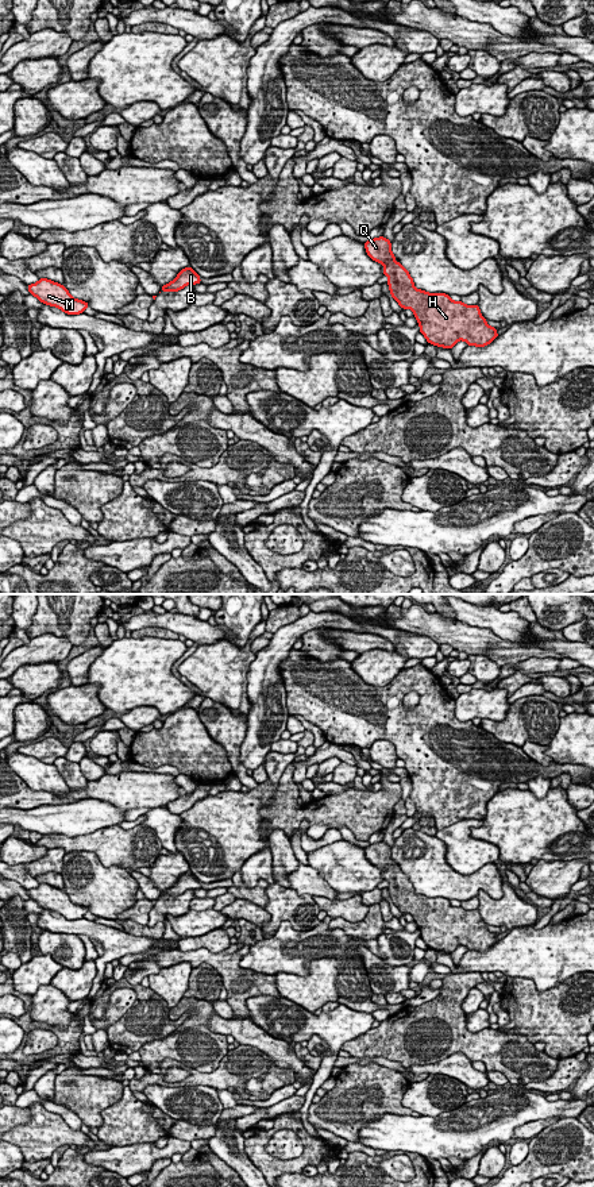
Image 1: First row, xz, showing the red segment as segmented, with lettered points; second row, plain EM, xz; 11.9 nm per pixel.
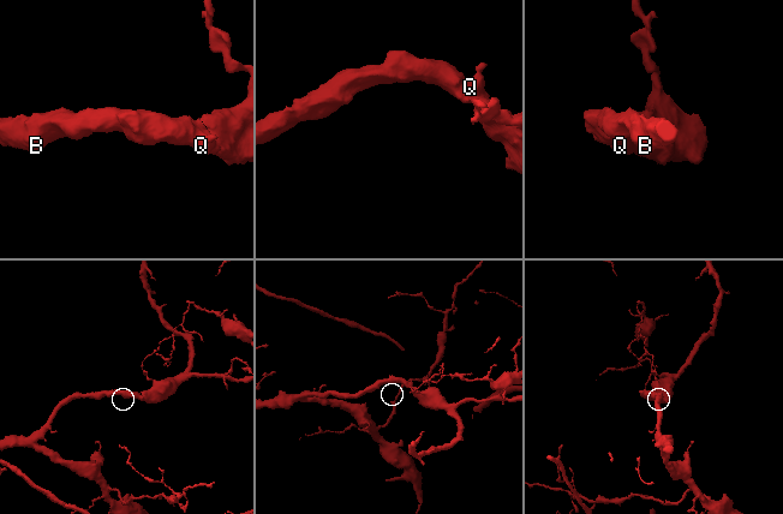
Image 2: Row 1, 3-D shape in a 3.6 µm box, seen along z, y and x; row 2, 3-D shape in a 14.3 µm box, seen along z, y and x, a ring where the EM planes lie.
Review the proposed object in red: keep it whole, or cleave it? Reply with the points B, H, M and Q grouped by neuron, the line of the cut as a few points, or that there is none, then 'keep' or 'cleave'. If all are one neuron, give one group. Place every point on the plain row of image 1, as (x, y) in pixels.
B H M Q; no cut; keep

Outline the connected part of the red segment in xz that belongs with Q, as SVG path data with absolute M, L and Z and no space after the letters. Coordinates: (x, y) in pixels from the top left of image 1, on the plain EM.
M385 841L370 844L363 849L369 862L385 871L383 880L389 882L387 890L392 902L401 913L409 913L413 916L420 930L420 937L425 941L429 949L452 953L458 945L464 945L468 951L485 952L498 943L497 933L493 933L486 928L486 924L481 920L478 909L466 910L462 906L452 906L450 899L446 898L428 898L416 894L413 883L409 880L409 876L396 866L397 863L392 858L392 847Z

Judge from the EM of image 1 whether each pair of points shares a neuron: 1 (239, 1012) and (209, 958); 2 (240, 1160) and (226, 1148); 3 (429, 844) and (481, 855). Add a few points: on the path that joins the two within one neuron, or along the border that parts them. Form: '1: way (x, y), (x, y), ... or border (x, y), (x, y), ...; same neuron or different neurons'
1: way (238, 997), (238, 982), (224, 968); same neuron
2: way (236, 1159), (228, 1152); same neuron
3: border (435, 835), (446, 847), (446, 860), (465, 875); different neurons

